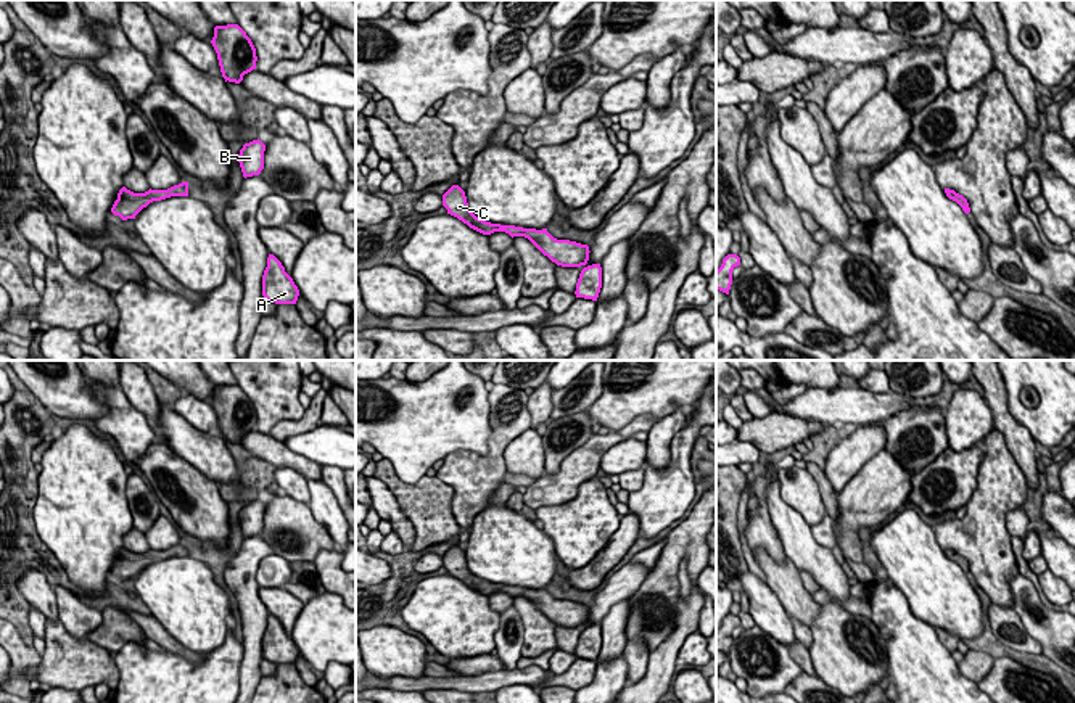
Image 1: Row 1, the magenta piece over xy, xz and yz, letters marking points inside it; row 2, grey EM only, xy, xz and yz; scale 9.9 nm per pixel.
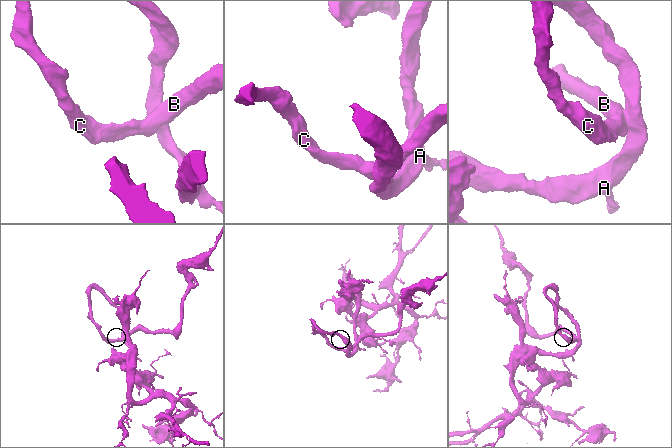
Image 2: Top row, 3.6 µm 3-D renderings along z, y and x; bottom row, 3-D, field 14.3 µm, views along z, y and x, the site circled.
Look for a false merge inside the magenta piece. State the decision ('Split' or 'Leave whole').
Leave whole

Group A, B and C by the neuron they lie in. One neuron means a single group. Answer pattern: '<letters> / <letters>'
A B C

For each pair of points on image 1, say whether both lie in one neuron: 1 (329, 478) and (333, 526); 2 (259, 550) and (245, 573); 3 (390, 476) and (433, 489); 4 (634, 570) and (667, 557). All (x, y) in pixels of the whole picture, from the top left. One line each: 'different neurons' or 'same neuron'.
1: different neurons
2: same neuron
3: same neuron
4: different neurons

